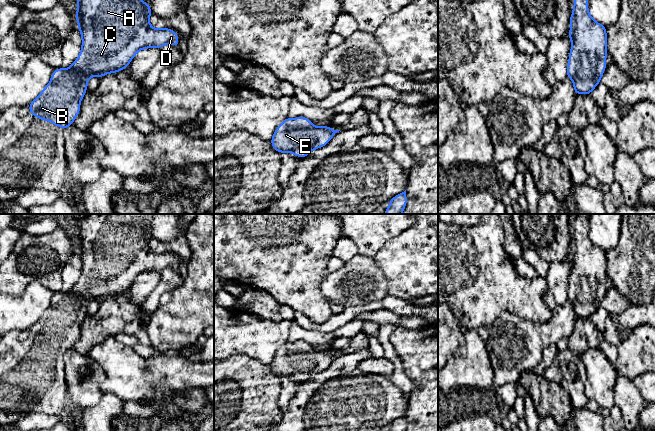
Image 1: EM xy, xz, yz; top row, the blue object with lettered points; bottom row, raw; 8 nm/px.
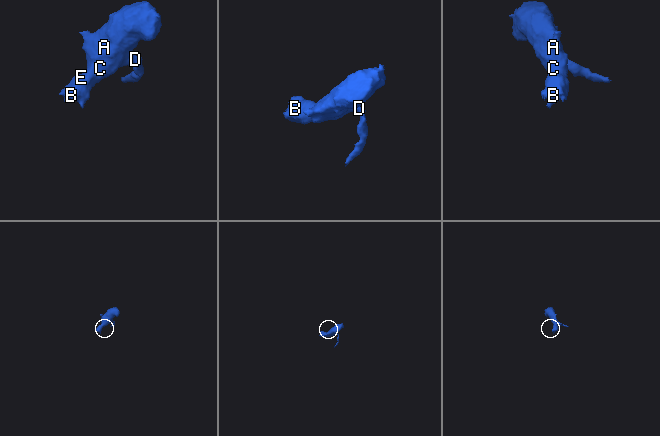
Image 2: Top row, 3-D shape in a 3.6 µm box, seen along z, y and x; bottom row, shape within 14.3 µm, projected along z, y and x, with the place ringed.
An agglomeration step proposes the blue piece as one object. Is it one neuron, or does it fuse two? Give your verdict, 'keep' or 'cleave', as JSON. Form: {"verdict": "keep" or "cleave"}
{"verdict": "keep"}

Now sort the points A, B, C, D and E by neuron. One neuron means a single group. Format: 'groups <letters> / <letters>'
groups A B C D E

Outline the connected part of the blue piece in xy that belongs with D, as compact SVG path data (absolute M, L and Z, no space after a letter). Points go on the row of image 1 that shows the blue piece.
M76 0L79 8L75 13L79 31L82 35L82 49L75 62L68 68L56 69L50 83L42 90L39 96L29 104L30 114L45 121L52 121L54 126L63 129L72 125L80 111L80 101L87 90L88 80L91 76L103 77L108 73L115 73L125 69L133 57L141 49L172 44L177 48L179 39L177 34L169 29L154 29L149 23L152 14L149 3L141 0Z

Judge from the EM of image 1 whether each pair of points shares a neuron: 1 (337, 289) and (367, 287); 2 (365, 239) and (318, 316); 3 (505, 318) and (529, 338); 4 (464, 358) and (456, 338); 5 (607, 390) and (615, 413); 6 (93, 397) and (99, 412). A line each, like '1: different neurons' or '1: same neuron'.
1: same neuron
2: different neurons
3: same neuron
4: different neurons
5: different neurons
6: different neurons

